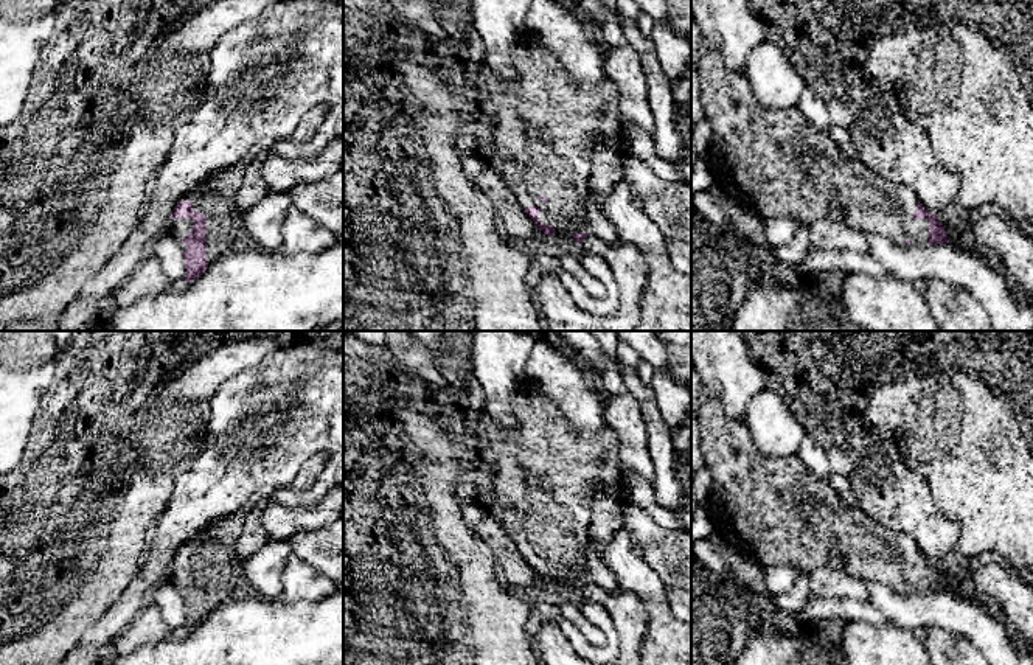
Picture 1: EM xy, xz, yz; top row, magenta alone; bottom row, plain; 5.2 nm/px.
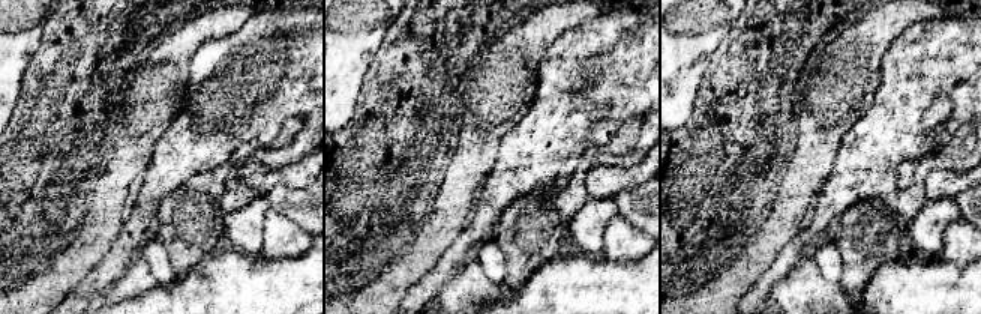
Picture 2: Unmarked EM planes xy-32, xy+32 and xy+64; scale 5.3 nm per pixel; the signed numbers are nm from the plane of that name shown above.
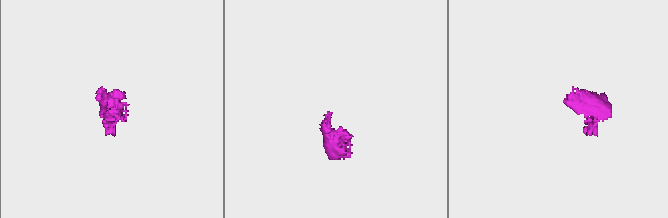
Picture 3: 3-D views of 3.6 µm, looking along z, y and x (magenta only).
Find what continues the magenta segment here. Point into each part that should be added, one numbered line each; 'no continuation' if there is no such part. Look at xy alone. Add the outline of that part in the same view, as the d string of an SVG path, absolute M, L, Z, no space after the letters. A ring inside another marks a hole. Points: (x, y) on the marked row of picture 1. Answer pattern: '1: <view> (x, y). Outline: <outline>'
1: xy (216, 196). Outline: M239 162L214 172L193 186L180 200L191 200L196 213L207 216L207 263L235 249L238 235L244 230L242 211L236 205L236 191L242 183L245 168Z

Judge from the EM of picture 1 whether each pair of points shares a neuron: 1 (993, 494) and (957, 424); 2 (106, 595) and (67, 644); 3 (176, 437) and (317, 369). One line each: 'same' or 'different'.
1: same
2: same
3: different

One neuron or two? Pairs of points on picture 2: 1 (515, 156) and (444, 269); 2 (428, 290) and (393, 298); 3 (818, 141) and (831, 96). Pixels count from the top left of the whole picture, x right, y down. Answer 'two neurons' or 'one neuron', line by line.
1: one neuron
2: two neurons
3: one neuron

